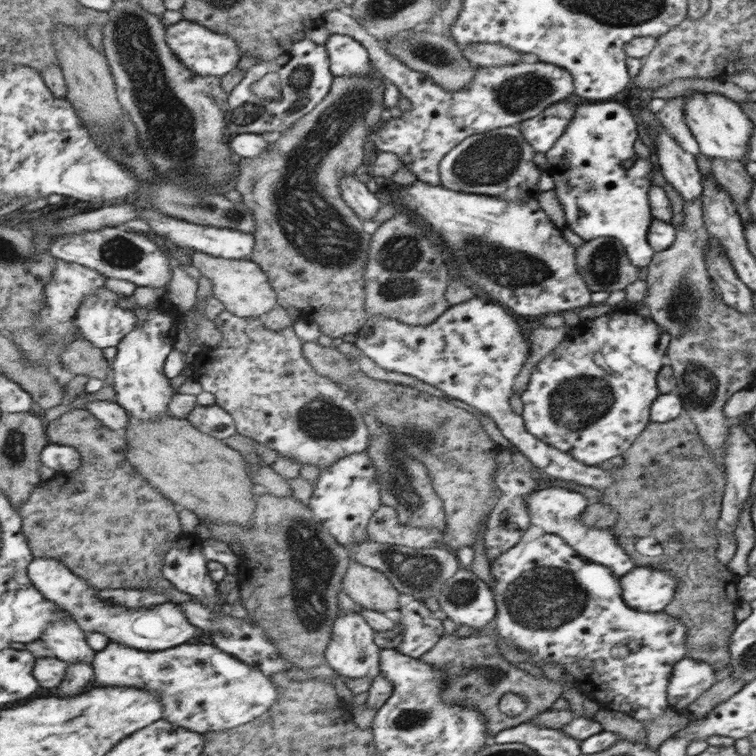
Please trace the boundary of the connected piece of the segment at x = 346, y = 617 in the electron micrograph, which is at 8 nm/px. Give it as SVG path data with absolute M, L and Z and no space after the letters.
M355 605L354 608L350 608L347 612L338 613L338 622L334 624L334 634L330 643L329 649L326 650L326 670L330 673L334 672L340 676L348 678L362 678L368 677L372 680L376 678L376 675L380 673L380 652L381 649L374 643L375 630L368 625L364 615L362 615L362 607Z

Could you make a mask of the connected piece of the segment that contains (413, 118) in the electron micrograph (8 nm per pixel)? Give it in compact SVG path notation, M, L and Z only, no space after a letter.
M331 10L326 12L325 27L332 34L349 35L357 42L364 44L369 52L370 61L375 70L384 79L392 82L404 97L412 103L410 110L403 112L398 118L388 118L376 134L370 134L370 142L378 151L392 152L402 161L402 166L406 166L411 173L416 175L418 181L430 184L431 186L441 186L441 161L445 154L454 148L464 138L473 134L485 133L494 129L515 126L516 123L537 117L556 102L576 99L576 86L569 71L563 70L554 64L537 61L536 63L522 62L514 65L501 65L494 67L480 67L473 77L473 82L469 83L466 89L453 92L437 86L429 77L423 76L420 72L406 67L397 57L390 55L385 46L378 39L372 37L370 32L364 30L356 19L352 18L344 10Z

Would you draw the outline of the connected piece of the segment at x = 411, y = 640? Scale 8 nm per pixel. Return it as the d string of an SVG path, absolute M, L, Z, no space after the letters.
M422 601L406 604L397 612L404 632L402 642L395 649L411 658L420 659L444 636L442 619L436 617Z

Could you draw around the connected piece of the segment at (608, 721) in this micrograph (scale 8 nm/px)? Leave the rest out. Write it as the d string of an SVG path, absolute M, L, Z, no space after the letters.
M603 706L594 714L593 719L602 724L604 731L610 730L620 735L621 739L634 743L647 742L647 732L643 722L628 716L624 712L609 710Z

